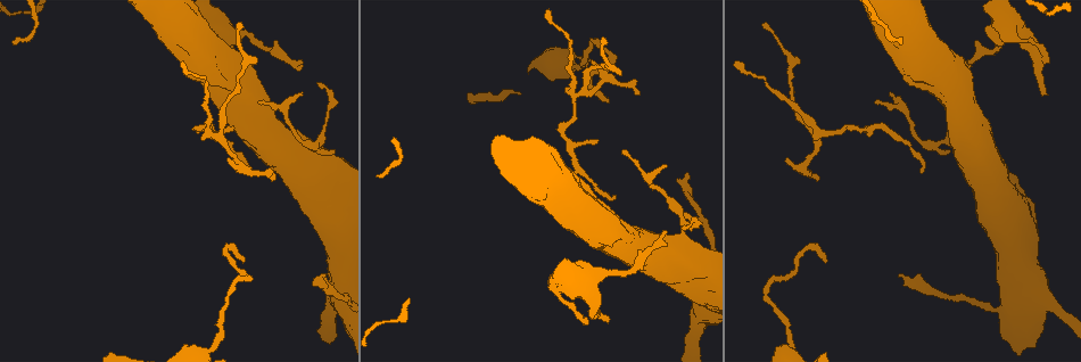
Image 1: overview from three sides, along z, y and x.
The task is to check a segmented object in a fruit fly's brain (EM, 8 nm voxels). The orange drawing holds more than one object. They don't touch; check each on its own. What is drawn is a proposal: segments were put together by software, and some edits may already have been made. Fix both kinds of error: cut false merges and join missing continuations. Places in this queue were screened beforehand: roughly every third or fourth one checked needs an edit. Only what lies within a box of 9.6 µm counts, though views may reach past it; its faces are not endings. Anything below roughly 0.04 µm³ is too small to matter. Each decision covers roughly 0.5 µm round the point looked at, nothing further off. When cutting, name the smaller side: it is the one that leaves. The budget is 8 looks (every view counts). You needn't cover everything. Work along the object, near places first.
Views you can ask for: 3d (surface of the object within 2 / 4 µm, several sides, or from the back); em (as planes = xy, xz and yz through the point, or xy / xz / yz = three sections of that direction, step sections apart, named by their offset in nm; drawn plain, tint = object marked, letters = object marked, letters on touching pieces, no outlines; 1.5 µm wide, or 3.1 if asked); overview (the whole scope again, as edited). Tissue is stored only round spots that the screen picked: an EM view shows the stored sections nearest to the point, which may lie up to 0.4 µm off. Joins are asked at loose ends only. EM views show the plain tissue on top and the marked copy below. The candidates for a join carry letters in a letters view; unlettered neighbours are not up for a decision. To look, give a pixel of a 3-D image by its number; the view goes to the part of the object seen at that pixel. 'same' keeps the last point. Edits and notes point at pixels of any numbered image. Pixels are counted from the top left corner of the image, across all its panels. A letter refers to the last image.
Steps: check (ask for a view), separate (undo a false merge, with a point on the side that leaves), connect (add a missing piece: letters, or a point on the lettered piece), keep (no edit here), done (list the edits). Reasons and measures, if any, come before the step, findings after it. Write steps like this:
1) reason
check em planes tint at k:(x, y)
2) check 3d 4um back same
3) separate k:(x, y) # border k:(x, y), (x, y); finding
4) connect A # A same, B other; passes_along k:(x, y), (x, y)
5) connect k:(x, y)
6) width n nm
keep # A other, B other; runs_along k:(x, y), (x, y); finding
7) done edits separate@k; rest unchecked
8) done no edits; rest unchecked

free end
check em yz step 8 letters at 1:(1046, 94)

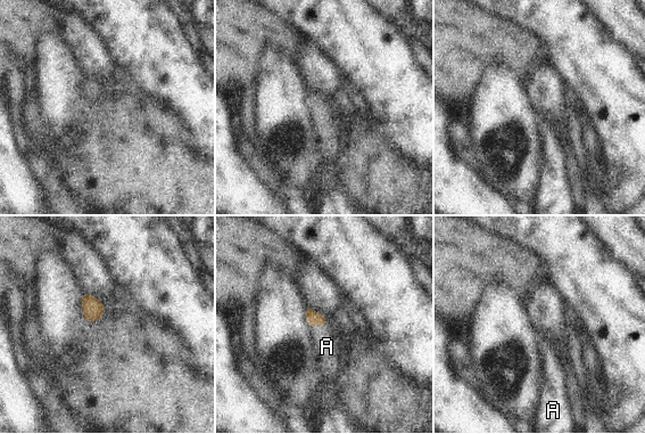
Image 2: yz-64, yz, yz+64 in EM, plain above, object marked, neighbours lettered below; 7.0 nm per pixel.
width 100 nm
connect A # A same; passes_along 2:(313, 318), (319, 325), (327, 346); it goes on there

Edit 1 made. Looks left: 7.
thick turns thin
check em xy step 4 tint at 1:(617, 273)

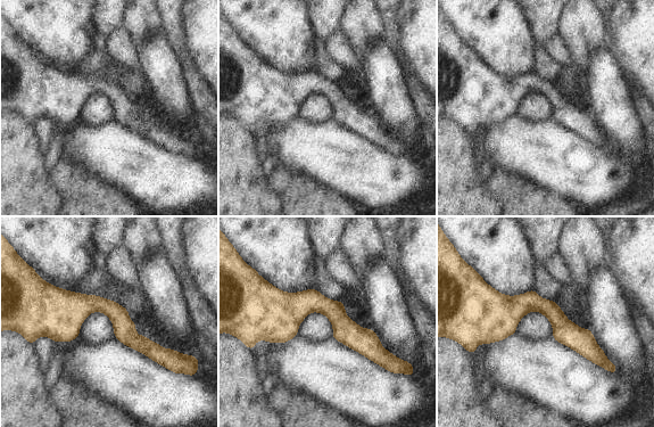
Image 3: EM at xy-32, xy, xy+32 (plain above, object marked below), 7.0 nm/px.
cut it another way
check em planes letters same

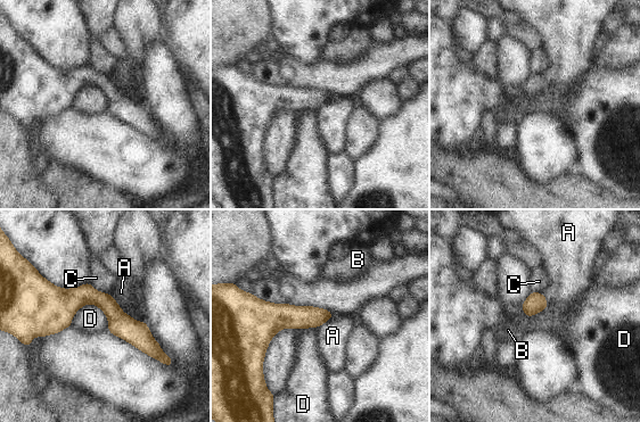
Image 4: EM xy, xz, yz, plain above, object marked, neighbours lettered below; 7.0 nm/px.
width 140 nm; longest_contact D 280 nm
keep # A other, B other, C other, D other; all the same cell

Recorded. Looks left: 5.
tapers out
check em xy step 4 tint at 1:(257, 103)

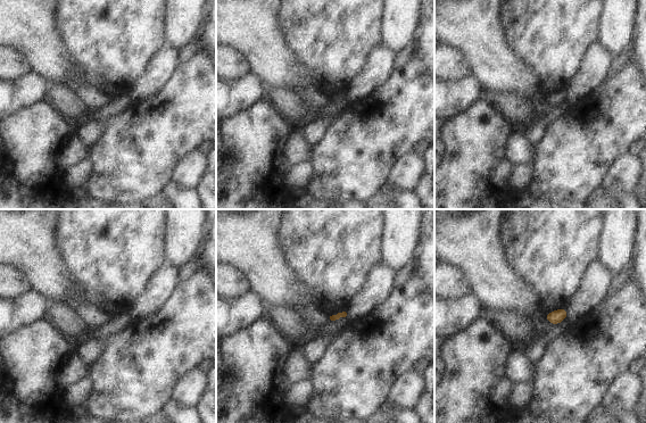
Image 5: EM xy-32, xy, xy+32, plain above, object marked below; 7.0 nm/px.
check em planes letters same

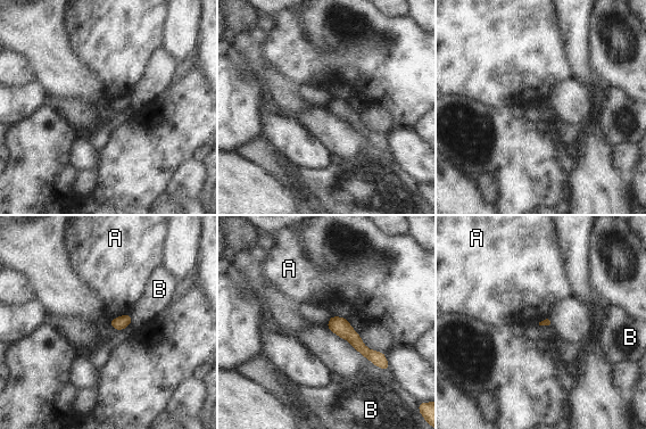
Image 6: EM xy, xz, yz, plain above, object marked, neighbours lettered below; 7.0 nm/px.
keep # A other, B other; border 6:(130, 313), (118, 315), (109, 321); none of them fits

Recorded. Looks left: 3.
done edits connect@2; rest unchecked

